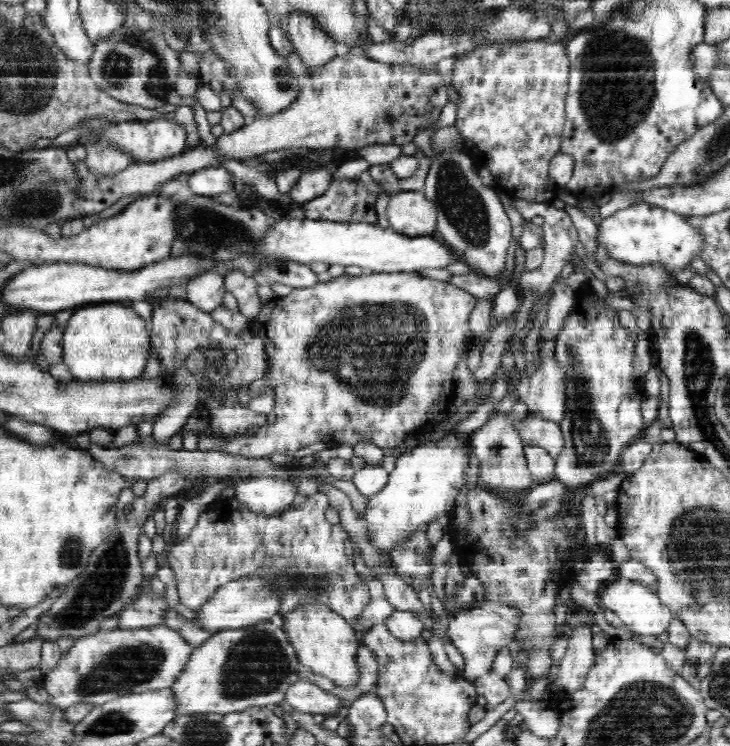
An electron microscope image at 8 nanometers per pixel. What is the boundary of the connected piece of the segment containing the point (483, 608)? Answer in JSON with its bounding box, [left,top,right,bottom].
[447,600,518,682]

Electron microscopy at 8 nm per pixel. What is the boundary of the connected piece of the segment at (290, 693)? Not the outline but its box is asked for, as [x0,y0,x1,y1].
[285,679,340,716]

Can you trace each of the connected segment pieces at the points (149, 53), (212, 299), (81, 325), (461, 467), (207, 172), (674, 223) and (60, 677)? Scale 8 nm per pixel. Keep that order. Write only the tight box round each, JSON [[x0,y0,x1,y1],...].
[[86,22,198,110],[186,273,224,313],[62,303,150,381],[363,432,469,572],[188,167,234,197],[597,203,706,276],[43,624,195,709]]

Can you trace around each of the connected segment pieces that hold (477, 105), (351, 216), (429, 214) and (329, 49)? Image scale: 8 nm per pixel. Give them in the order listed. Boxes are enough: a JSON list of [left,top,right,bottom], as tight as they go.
[[450,39,569,203],[298,180,378,225],[386,190,437,237],[285,13,336,72]]

